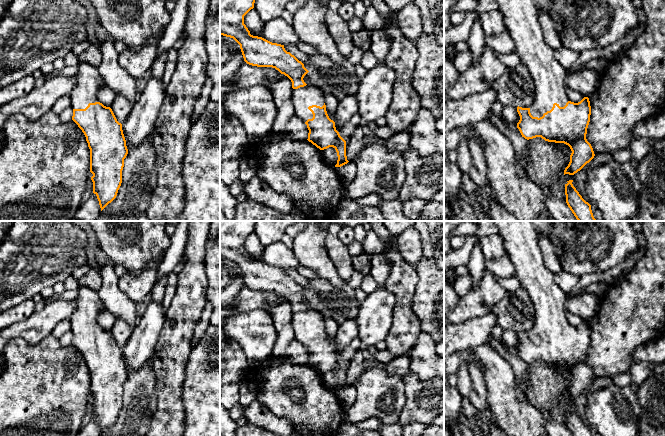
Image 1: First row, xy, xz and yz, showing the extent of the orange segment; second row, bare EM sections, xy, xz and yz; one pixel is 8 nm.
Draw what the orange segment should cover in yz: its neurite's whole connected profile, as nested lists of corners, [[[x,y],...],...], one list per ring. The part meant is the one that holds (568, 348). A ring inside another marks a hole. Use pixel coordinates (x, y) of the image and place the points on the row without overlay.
[[[492,221],[504,240],[507,255],[516,270],[516,277],[528,292],[535,309],[535,323],[529,332],[517,331],[520,344],[517,347],[522,361],[541,361],[545,365],[564,367],[572,375],[570,386],[564,399],[574,399],[595,380],[591,368],[586,363],[590,346],[591,330],[588,321],[574,327],[566,318],[565,301],[567,294],[554,282],[554,274],[546,267],[543,253],[538,243],[538,234],[531,221]]]

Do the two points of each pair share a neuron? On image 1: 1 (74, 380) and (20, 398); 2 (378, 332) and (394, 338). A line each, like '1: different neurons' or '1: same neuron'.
1: same neuron
2: different neurons

